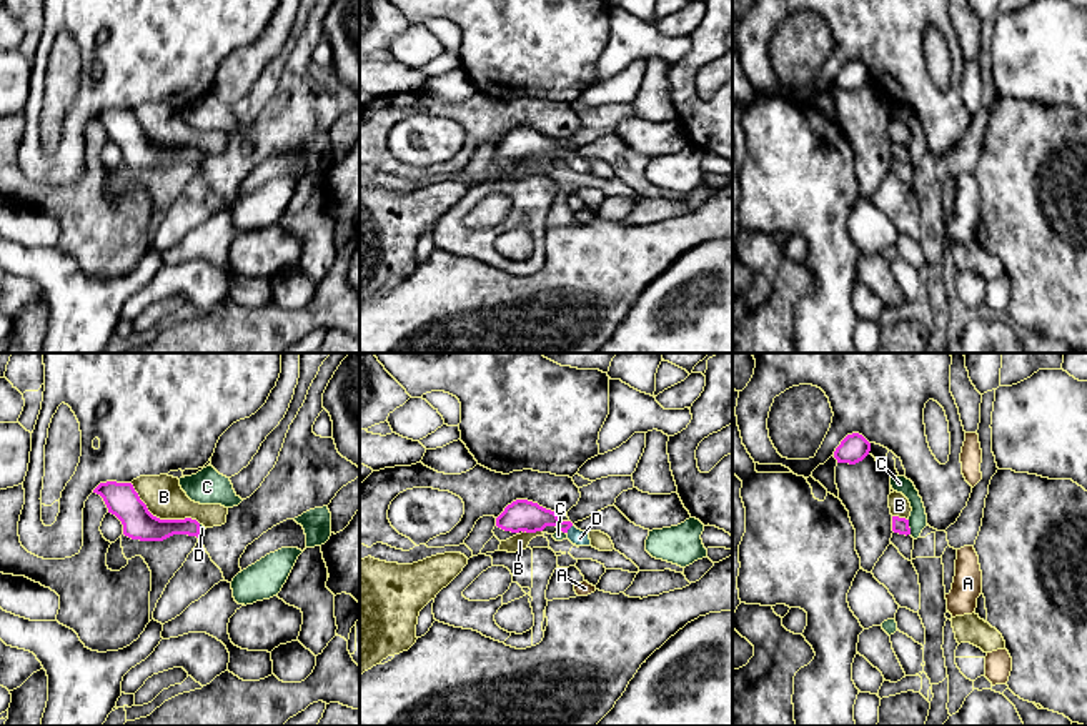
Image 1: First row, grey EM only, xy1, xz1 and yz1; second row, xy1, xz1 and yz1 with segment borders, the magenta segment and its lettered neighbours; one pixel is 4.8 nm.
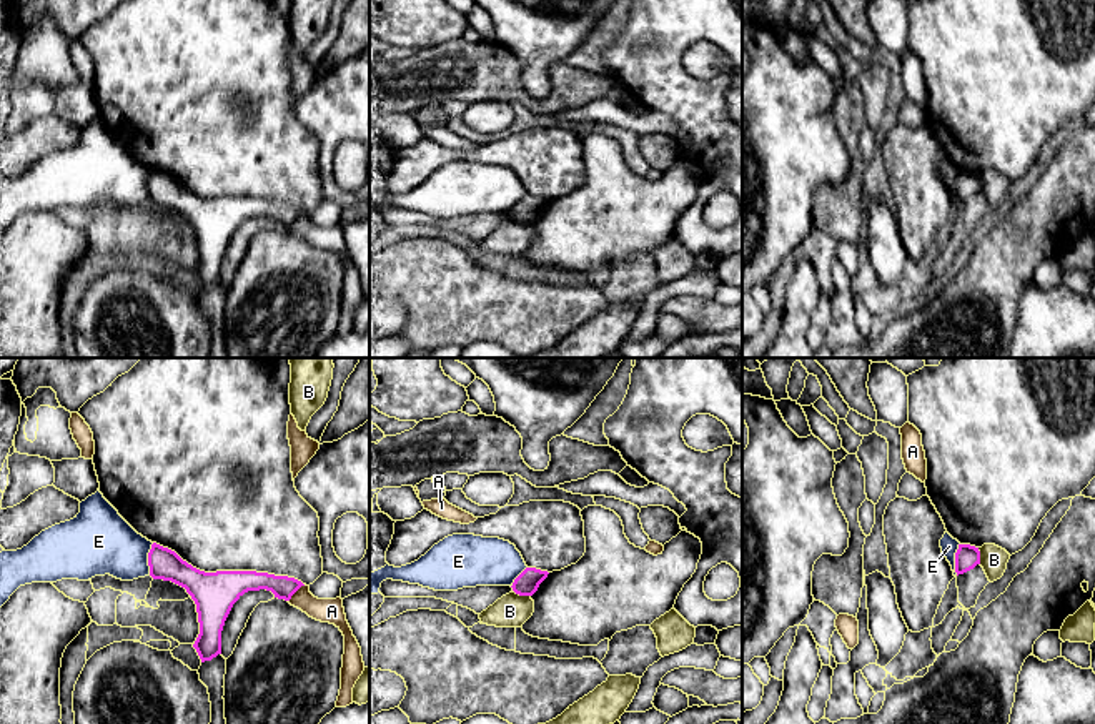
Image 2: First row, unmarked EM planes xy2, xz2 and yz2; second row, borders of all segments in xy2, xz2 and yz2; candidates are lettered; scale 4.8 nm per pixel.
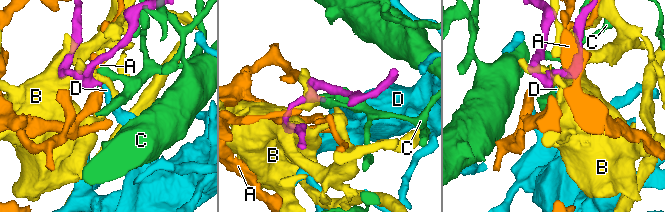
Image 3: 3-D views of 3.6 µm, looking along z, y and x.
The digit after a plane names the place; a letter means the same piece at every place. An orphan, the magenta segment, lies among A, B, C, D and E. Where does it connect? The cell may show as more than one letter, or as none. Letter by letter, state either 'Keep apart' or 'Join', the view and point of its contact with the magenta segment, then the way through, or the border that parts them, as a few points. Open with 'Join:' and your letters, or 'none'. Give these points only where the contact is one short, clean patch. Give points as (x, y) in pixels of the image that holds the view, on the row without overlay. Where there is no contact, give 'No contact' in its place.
Join: D
A: Keep apart. Touches magenta at xy2 (295, 218). Boundary: xy2 (305, 212), (288, 228)
B: Keep apart. Touches magenta at xy1 (162, 147)
C: Keep apart. Touches magenta at yz1 (908, 154). Boundary: yz1 (908, 147), (911, 160)
D: Join. Touches magenta at xz1 (568, 155). Path across: xz1 (521, 142), (550, 145), (568, 155), (576, 164)
E: Keep apart. Touches magenta at xy2 (148, 187). Boundary: xy2 (153, 170), (148, 180), (148, 202)

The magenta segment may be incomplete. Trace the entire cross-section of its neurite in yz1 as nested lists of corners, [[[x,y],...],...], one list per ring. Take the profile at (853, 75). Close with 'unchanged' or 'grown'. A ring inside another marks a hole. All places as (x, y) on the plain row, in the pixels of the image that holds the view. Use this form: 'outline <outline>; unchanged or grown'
outline [[[859,60],[847,62],[834,78],[837,90],[856,92],[871,78],[871,70]]]; unchanged

